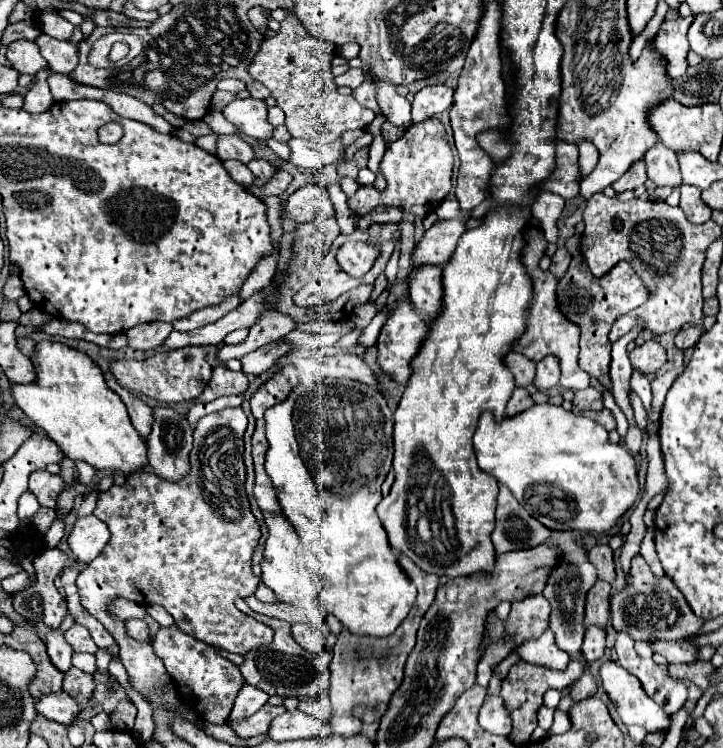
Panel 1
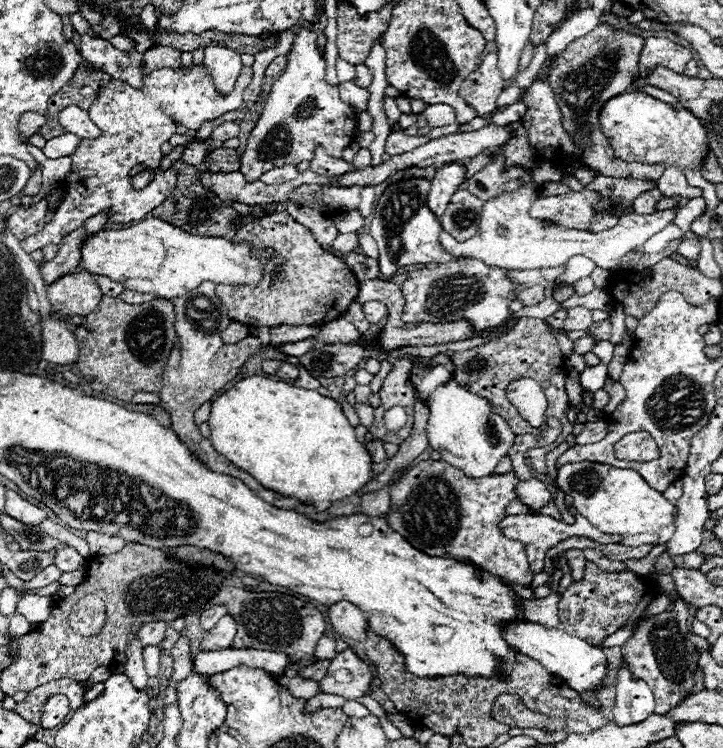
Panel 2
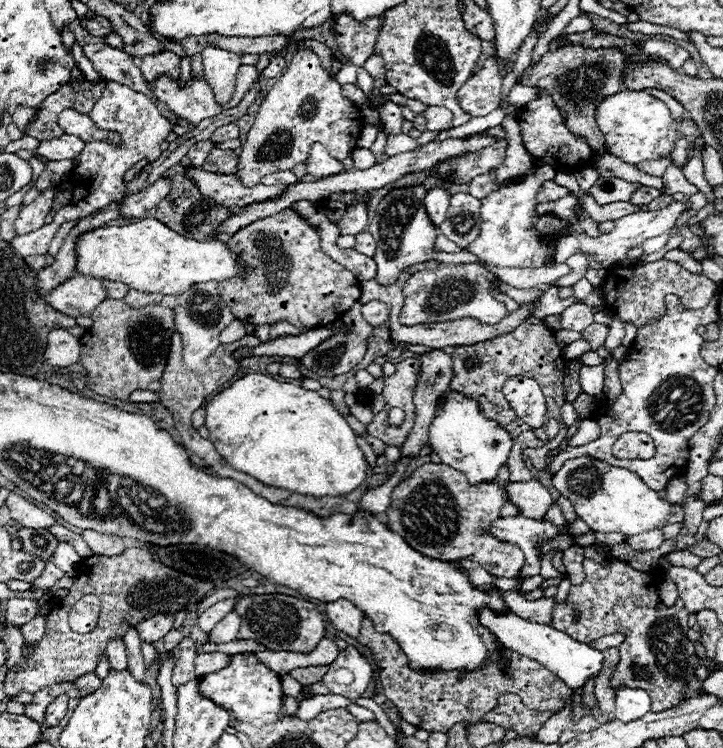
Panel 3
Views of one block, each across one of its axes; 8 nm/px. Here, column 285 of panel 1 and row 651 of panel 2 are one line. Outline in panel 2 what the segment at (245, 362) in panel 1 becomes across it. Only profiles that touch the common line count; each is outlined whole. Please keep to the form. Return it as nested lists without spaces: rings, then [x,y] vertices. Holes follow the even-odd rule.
[[[346,648],[344,652],[336,654],[336,658],[330,662],[330,668],[318,688],[324,694],[338,694],[346,700],[358,700],[366,694],[370,682],[370,666],[364,660],[360,660],[352,648]]]

